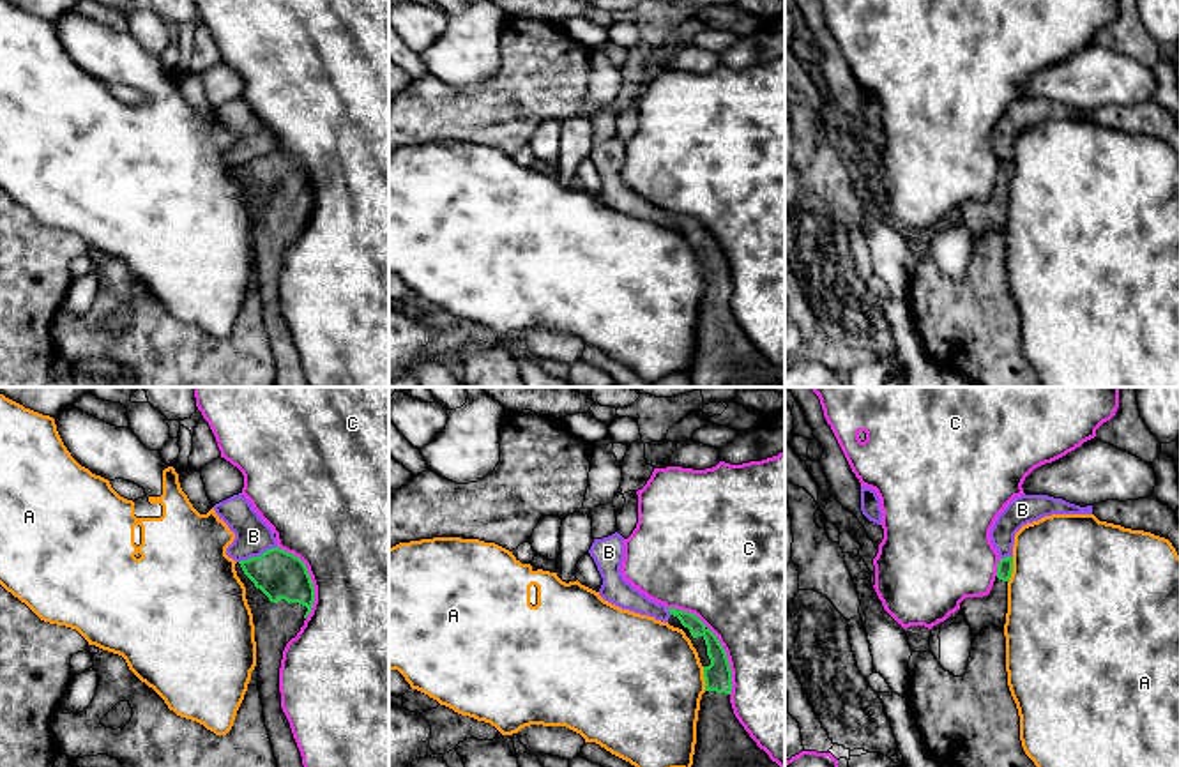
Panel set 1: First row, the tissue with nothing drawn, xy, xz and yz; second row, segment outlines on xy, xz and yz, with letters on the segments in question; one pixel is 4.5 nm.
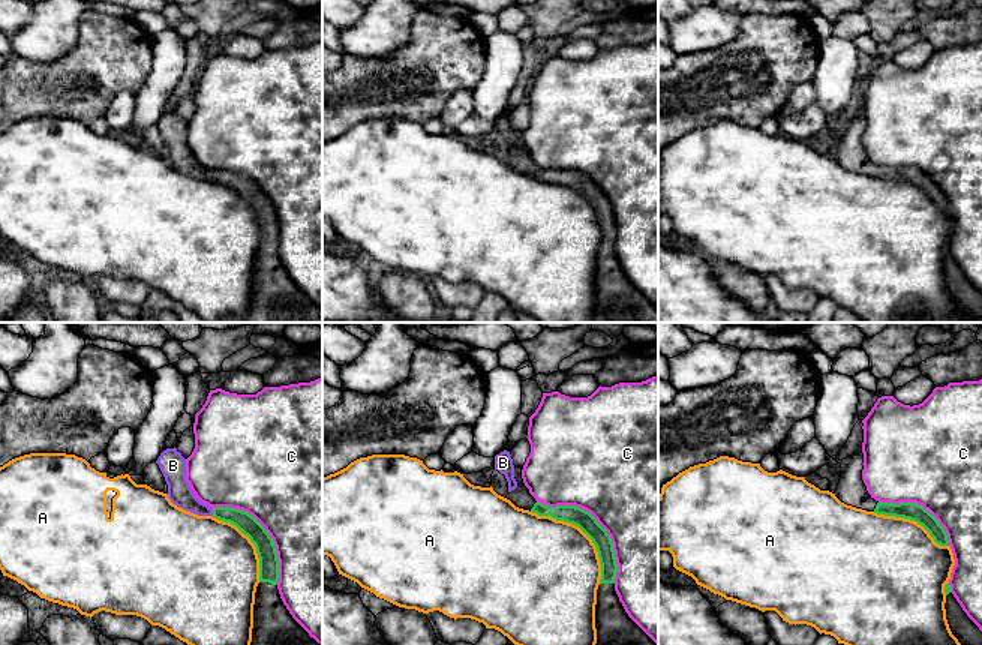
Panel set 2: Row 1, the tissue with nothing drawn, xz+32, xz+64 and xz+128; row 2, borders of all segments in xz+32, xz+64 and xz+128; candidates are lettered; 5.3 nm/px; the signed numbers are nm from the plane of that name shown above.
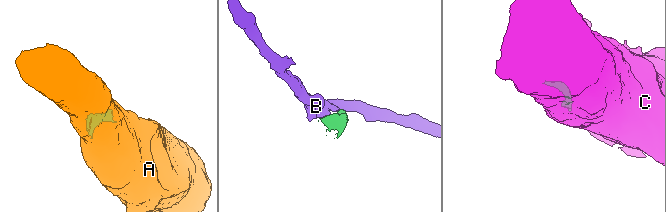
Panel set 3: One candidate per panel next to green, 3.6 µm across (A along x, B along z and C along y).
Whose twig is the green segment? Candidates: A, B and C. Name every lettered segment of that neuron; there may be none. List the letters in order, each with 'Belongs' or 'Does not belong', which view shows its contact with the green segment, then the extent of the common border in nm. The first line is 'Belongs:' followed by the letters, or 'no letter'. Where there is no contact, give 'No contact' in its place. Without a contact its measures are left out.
Belongs: no letter
A: Does not belong. Touches green in yz. Shared border 120 nm
B: Does not belong. Touches green in xy. Shared border 190 nm
C: Does not belong. Touches green in xz. Shared border 500 nm

